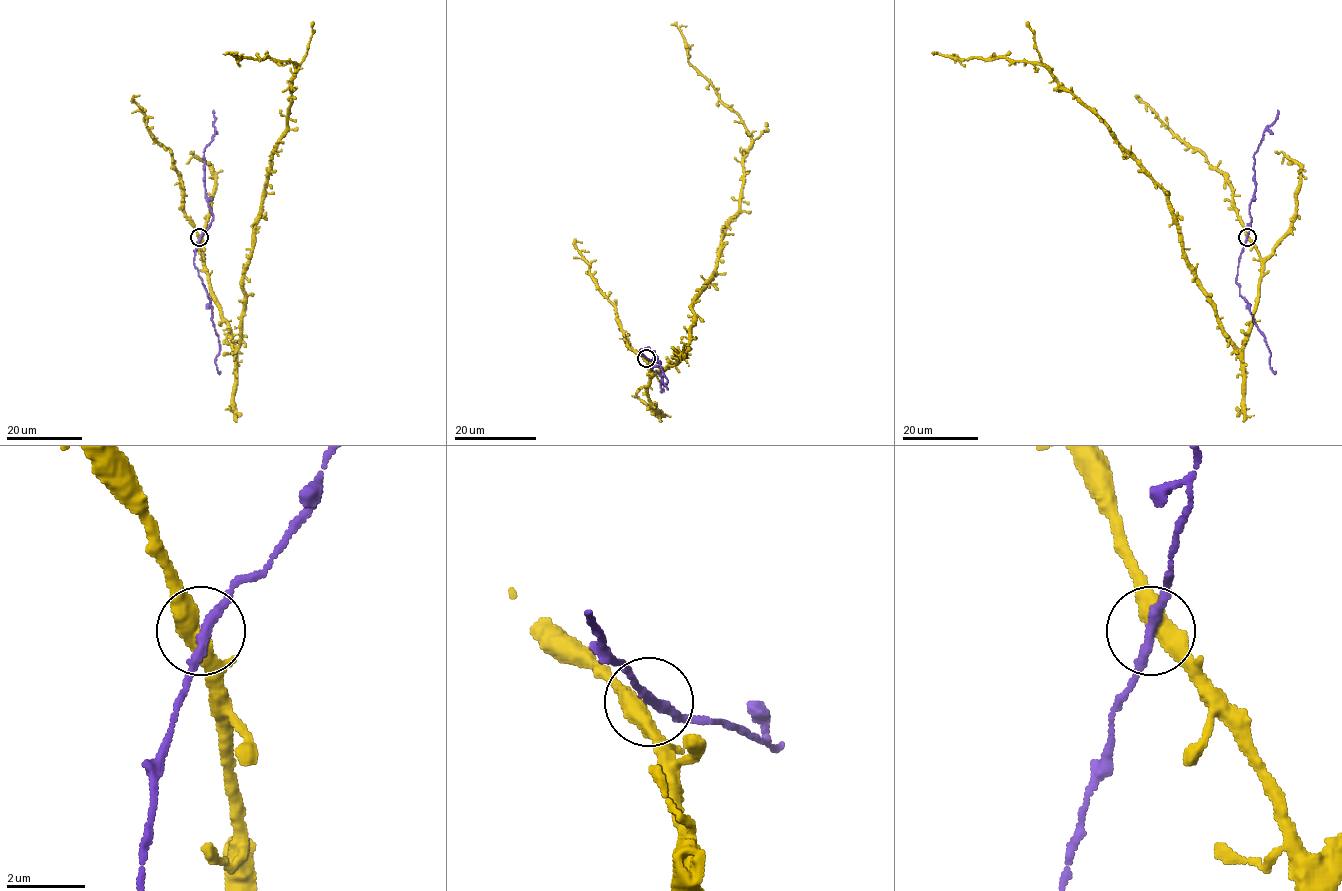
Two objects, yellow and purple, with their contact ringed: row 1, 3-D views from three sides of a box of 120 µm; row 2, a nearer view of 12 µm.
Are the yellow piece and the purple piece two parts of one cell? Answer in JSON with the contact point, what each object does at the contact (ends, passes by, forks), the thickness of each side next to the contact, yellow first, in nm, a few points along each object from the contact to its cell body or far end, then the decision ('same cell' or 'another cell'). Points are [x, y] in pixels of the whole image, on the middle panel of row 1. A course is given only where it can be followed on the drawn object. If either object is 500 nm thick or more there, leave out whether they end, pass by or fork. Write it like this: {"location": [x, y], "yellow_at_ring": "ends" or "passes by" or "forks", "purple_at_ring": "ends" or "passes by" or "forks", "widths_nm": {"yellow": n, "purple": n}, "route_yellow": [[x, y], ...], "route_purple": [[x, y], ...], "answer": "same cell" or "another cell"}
{"location": [646, 358], "yellow_at_ring": "passes by", "purple_at_ring": "passes by", "widths_nm": {"yellow": 480, "purple": 240}, "route_yellow": [[646, 359], [652, 374], [688, 345], [692, 304], [739, 208], [751, 142], [671, 25]], "route_purple": [[646, 359], [639, 349], [649, 346], [657, 356], [666, 377], [666, 384], [663, 383], [668, 389]], "answer": "same cell"}

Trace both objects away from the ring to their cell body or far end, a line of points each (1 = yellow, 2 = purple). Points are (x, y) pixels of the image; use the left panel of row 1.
1: (199, 238), (210, 294), (234, 349), (243, 270), (298, 66), (223, 54)
2: (199, 238), (193, 263), (210, 299), (212, 321), (218, 337), (216, 368), (220, 371)

